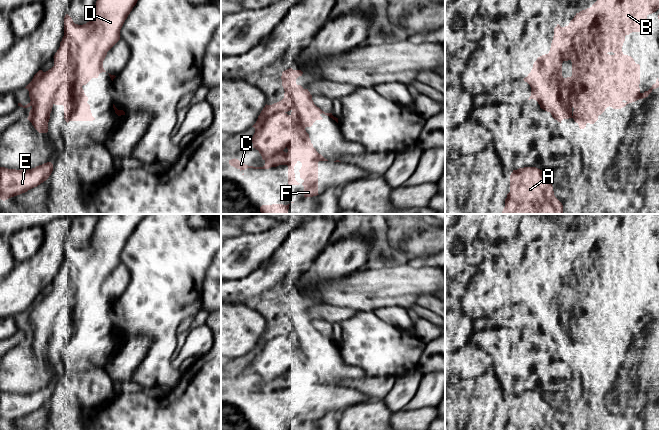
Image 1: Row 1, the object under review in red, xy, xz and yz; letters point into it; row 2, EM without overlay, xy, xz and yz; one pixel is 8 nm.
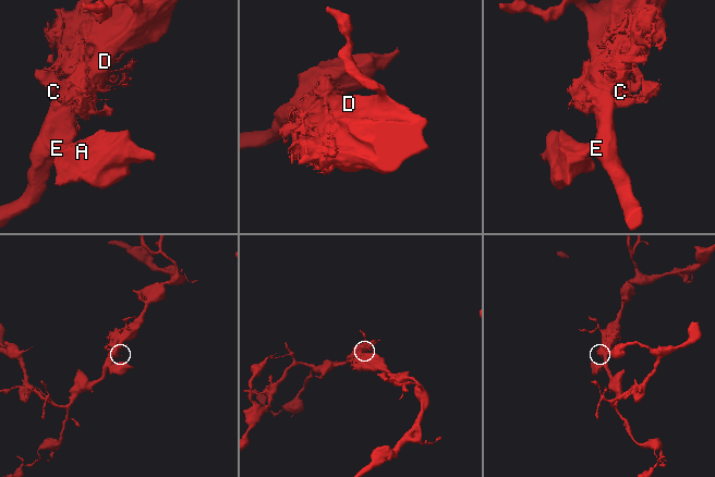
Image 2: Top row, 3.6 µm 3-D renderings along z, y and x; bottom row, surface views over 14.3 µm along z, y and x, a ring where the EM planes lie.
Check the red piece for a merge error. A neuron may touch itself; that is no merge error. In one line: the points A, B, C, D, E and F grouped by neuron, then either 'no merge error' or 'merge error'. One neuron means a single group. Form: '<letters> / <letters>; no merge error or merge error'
A B C D E F; no merge error

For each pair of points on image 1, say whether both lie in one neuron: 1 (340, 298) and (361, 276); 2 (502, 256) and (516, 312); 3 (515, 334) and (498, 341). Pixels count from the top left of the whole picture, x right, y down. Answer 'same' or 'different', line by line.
1: same
2: different
3: same

